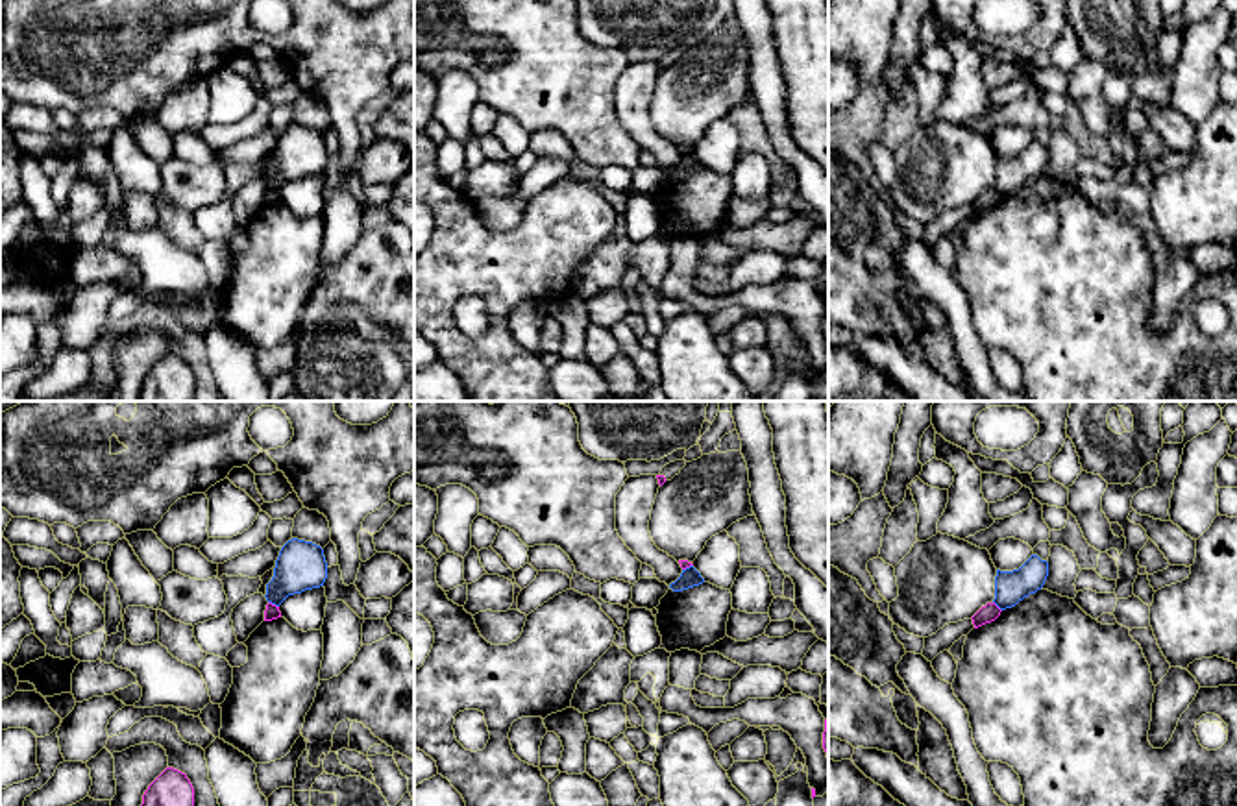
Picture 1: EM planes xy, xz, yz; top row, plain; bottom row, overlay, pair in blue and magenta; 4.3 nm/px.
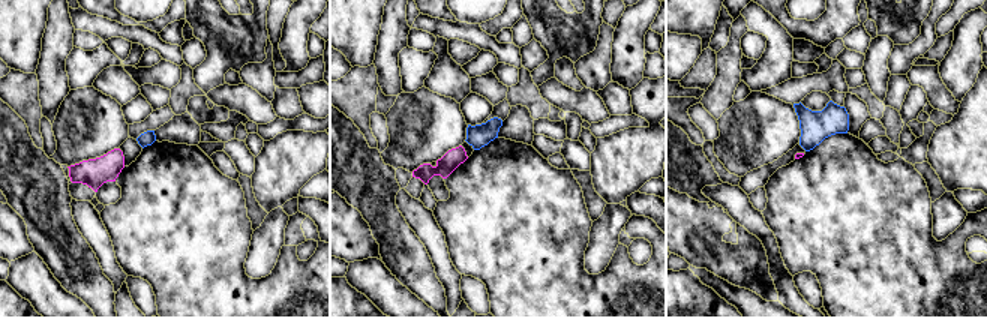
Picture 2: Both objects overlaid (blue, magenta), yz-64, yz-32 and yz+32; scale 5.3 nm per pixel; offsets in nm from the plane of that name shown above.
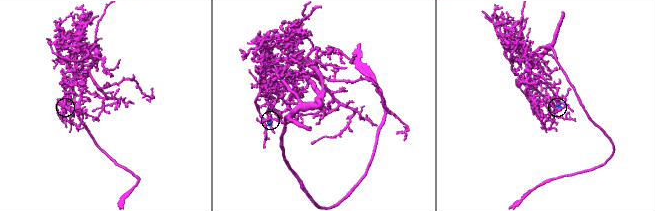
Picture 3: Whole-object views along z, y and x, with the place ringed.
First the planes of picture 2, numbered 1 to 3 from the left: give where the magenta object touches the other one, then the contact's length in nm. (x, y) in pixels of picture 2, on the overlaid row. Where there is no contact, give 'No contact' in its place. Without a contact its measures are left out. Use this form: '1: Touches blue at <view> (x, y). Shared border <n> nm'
1: No contact
2: No contact
3: No contact

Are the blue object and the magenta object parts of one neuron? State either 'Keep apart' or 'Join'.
Keep apart

